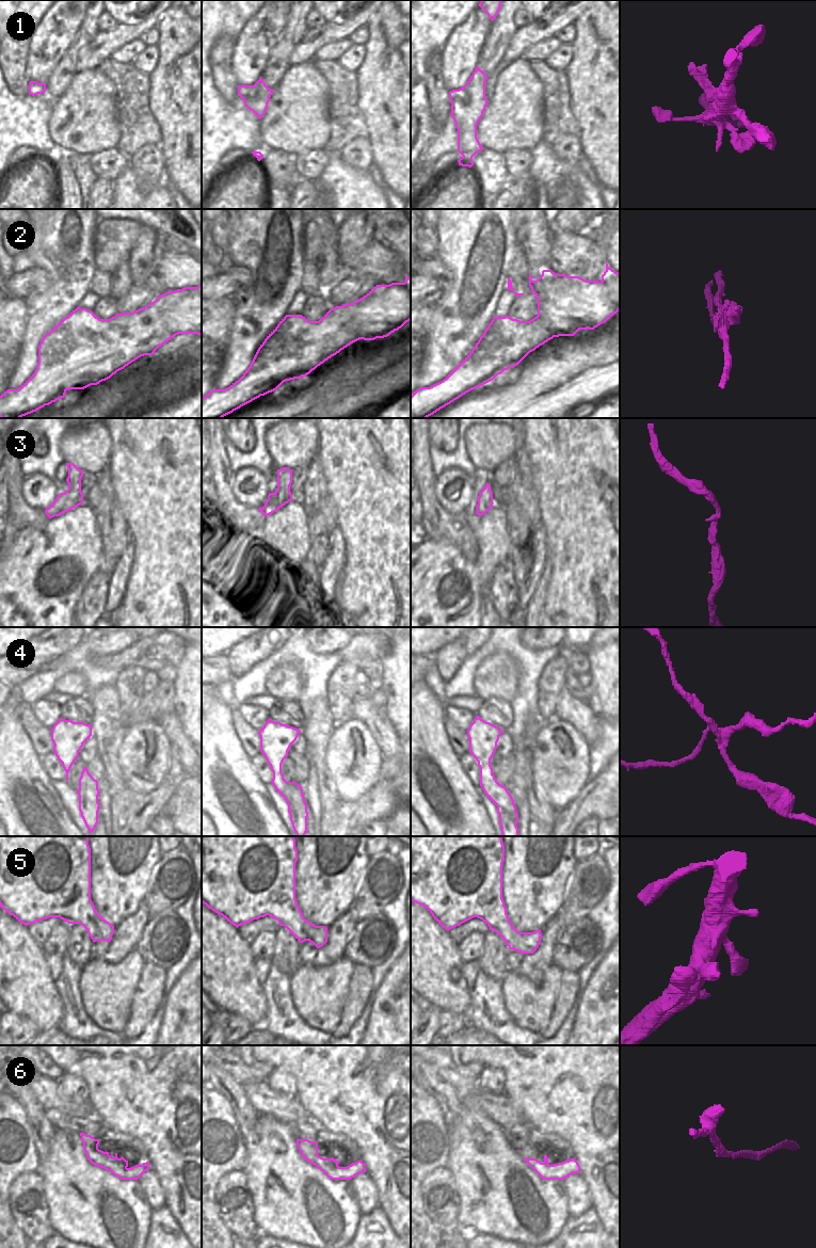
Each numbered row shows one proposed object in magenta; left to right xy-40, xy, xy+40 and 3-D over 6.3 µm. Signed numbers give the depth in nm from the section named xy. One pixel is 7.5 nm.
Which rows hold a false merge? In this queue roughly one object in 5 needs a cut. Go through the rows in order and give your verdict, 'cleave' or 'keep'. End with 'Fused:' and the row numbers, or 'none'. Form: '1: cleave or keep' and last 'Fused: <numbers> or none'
1: cleave
2: cleave
3: keep
4: cleave
5: keep
6: keep
Fused: 1, 2, 4

